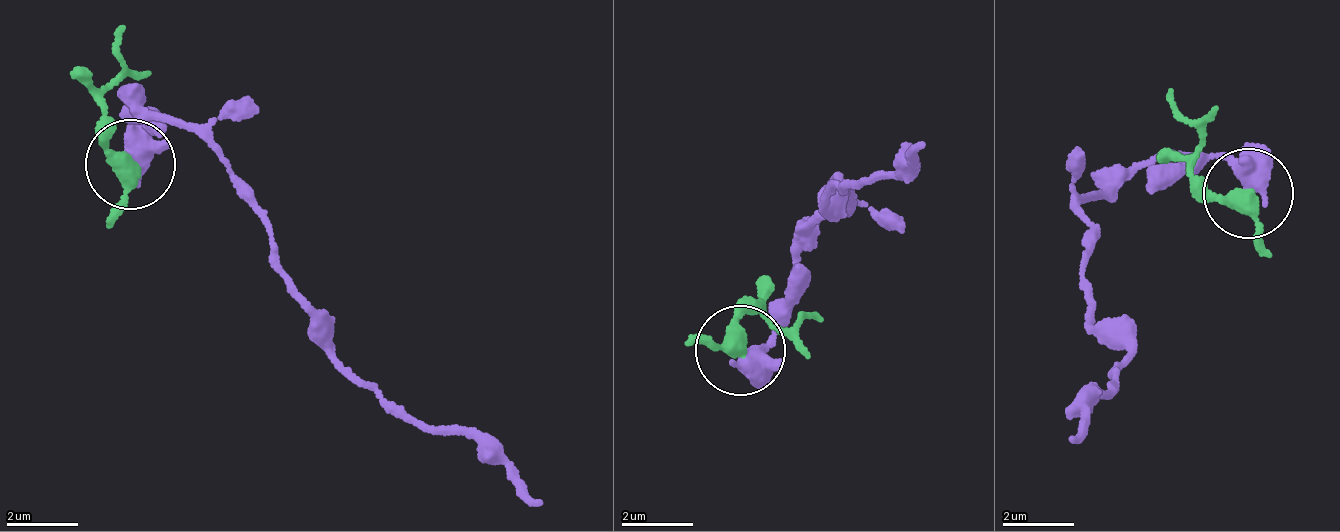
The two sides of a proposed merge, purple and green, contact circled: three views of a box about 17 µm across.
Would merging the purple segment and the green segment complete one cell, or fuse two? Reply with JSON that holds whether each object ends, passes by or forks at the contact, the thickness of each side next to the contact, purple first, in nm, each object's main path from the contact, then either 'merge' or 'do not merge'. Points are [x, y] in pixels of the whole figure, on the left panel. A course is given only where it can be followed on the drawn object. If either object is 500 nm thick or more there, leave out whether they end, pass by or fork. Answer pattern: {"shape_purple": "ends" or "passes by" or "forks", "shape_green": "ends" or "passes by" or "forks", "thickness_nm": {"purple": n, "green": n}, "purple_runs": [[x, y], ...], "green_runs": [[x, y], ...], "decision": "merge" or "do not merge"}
{"shape_purple": "passes by", "shape_green": "passes by", "thickness_nm": {"purple": 460, "green": 360}, "purple_runs": [[133, 158], [126, 90], [205, 139], [242, 177], [294, 302], [336, 359], [428, 426], [459, 427], [539, 501]], "green_runs": [[133, 166], [100, 124], [116, 71], [119, 25]], "decision": "do not merge"}

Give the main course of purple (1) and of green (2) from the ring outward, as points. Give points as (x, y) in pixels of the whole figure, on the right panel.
1: (1249, 186), (1221, 163), (1140, 164), (1078, 206), (1092, 328), (1131, 353), (1073, 436)
2: (1249, 194), (1205, 182), (1197, 127), (1165, 92)

